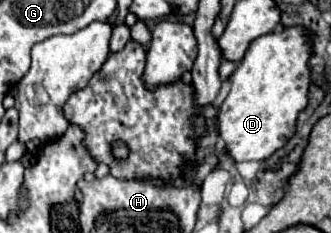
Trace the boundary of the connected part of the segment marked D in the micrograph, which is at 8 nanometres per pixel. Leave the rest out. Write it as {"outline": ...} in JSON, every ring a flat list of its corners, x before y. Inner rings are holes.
{"outline":[[301,26,277,28,249,44,243,60,229,76,231,90,217,114,217,132,235,162,261,162,283,148,295,134,297,114,307,106,309,56,311,34]]}

